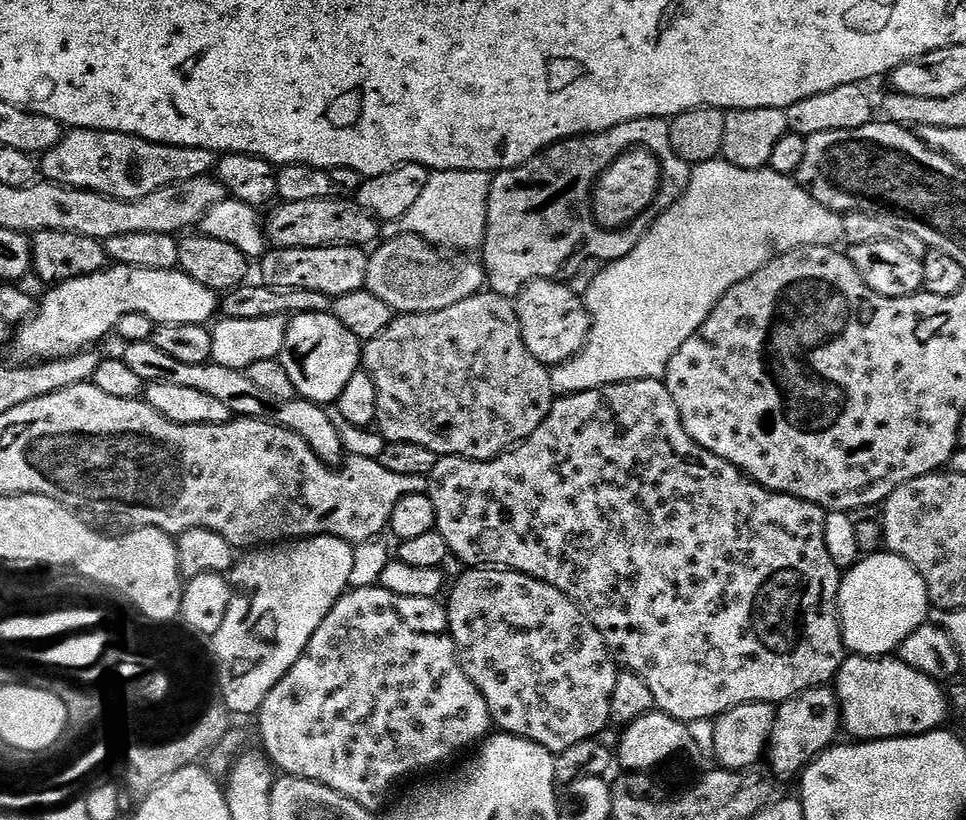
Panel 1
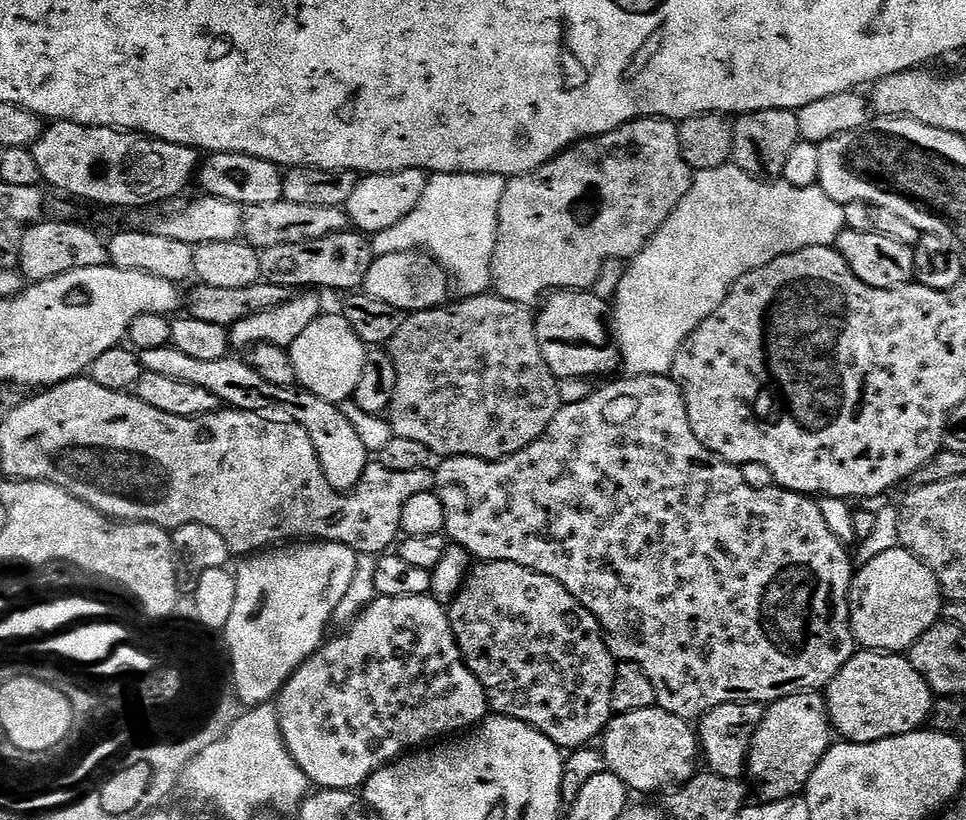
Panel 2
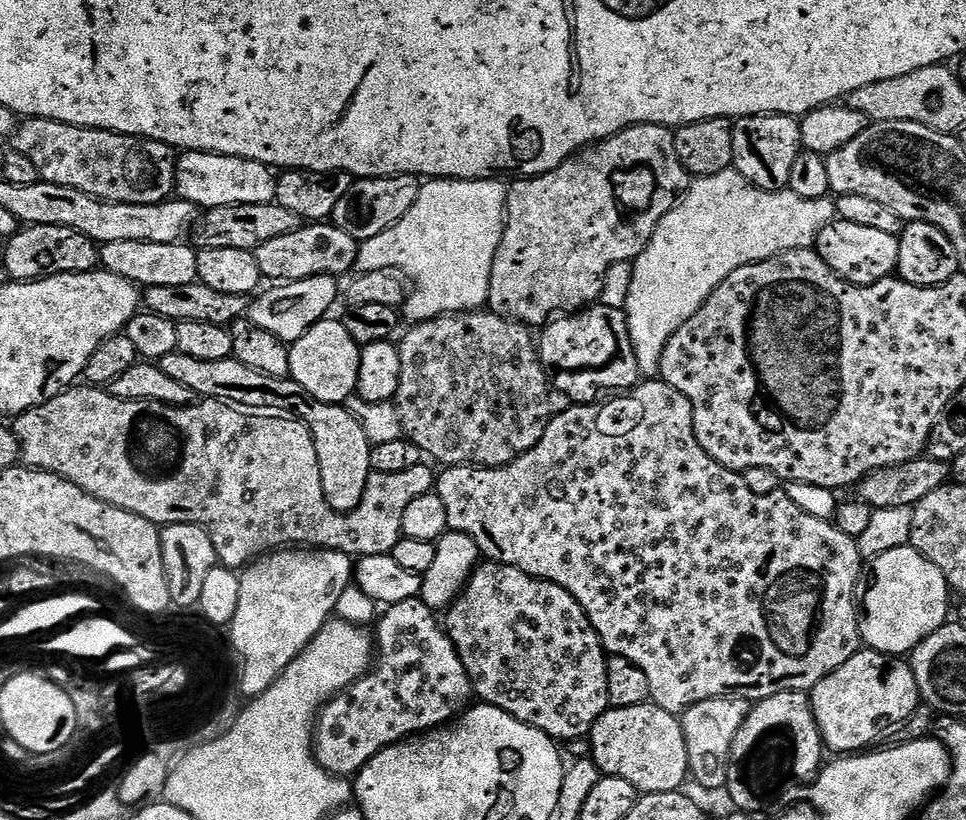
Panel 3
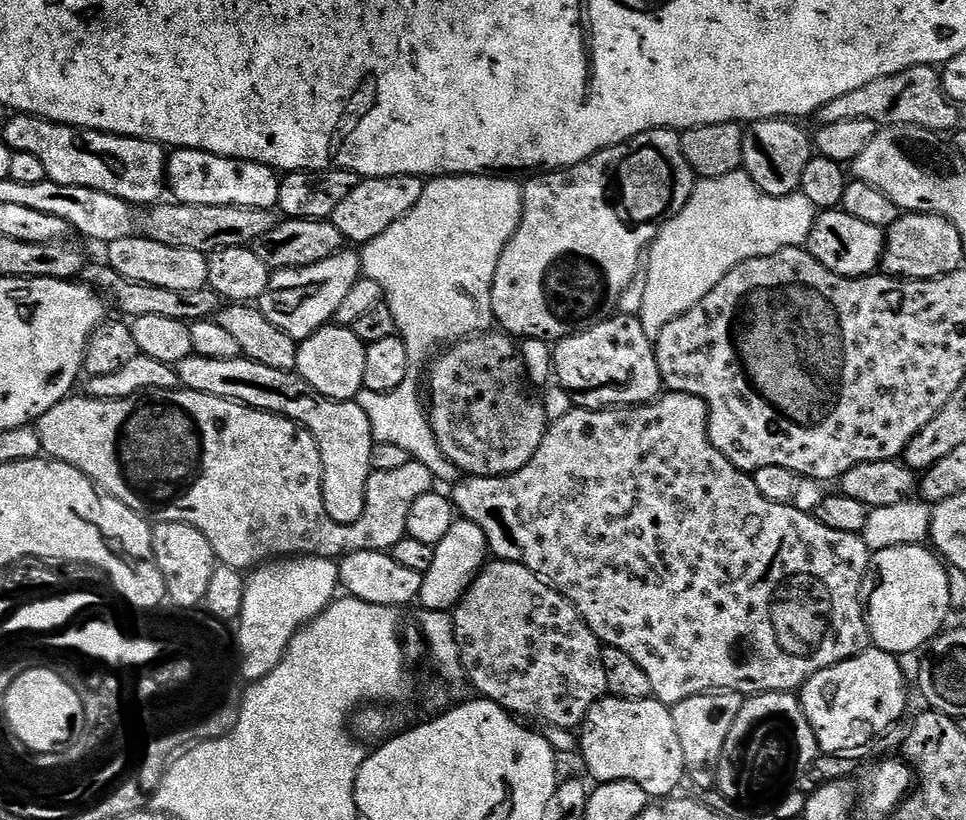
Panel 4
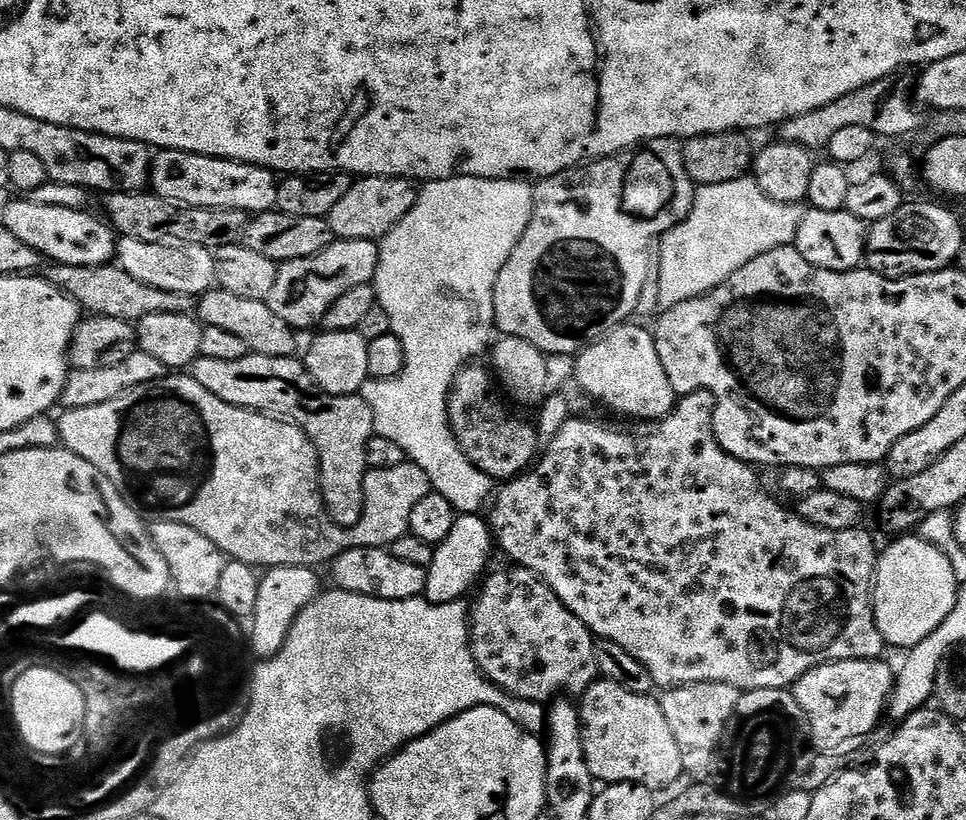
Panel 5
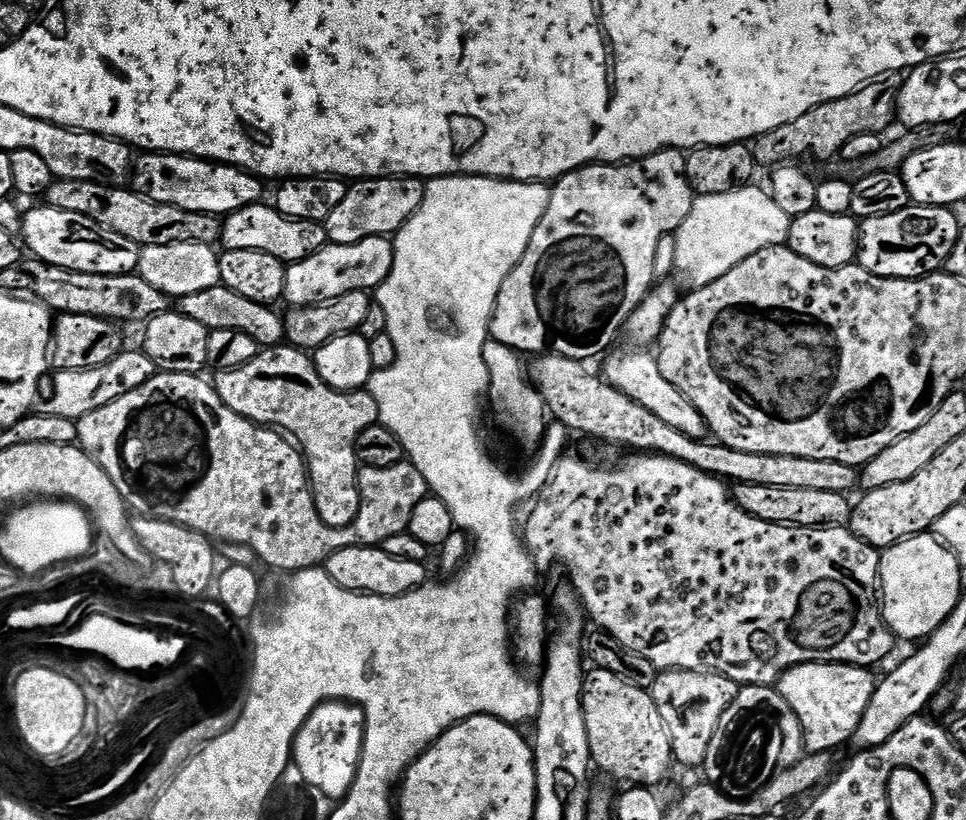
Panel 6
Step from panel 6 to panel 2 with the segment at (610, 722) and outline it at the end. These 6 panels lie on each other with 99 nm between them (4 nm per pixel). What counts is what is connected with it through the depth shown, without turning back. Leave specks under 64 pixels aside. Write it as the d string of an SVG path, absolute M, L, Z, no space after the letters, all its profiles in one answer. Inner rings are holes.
M658 706L655 708L647 708L646 710L634 710L613 715L611 723L608 724L602 734L600 749L604 755L604 762L607 771L614 773L616 777L620 778L624 782L624 784L627 785L627 787L635 793L636 791L656 792L662 788L664 788L663 790L666 790L675 786L679 786L685 781L692 779L692 777L696 774L696 769L694 769L696 766L696 760L698 764L698 759L700 756L699 737L697 736L693 725L689 721L680 719L677 715L670 714L668 711L664 711Z

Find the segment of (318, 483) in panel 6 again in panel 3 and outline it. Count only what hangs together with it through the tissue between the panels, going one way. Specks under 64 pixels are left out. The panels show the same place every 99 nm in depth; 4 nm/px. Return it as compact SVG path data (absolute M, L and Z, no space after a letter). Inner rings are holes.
M180 351L166 354L159 366L170 378L182 382L182 386L190 386L190 390L197 397L205 400L222 400L244 410L275 410L280 414L291 414L295 419L301 420L308 428L310 439L314 442L314 450L318 450L318 462L322 474L322 490L326 494L326 502L339 512L352 512L362 502L364 491L368 485L368 475L373 472L370 466L372 443L366 438L366 430L360 424L360 419L353 412L348 411L344 404L327 404L318 402L298 382L291 378L270 378L270 374L262 374L257 368L246 366L235 358L222 362L202 362L199 358L190 358L190 354Z

